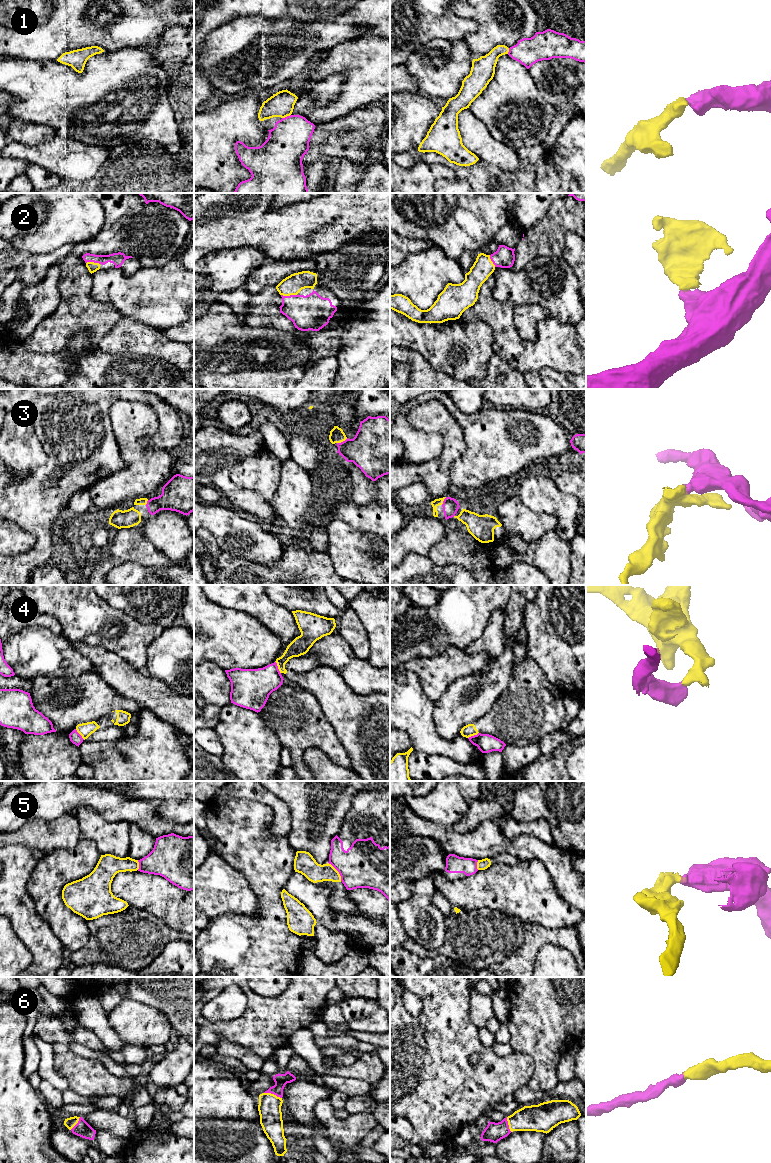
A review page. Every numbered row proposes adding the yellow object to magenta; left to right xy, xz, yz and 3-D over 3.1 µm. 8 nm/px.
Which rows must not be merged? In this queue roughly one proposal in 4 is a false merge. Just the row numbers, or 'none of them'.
4, 5

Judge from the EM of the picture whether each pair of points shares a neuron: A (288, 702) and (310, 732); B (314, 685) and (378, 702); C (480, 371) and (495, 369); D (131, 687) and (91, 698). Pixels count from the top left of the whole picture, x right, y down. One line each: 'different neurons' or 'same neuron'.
A: same neuron
B: same neuron
C: different neurons
D: different neurons

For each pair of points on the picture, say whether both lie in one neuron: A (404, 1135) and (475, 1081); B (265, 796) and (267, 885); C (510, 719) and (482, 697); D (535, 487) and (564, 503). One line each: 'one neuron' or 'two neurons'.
A: two neurons
B: two neurons
C: two neurons
D: one neuron

